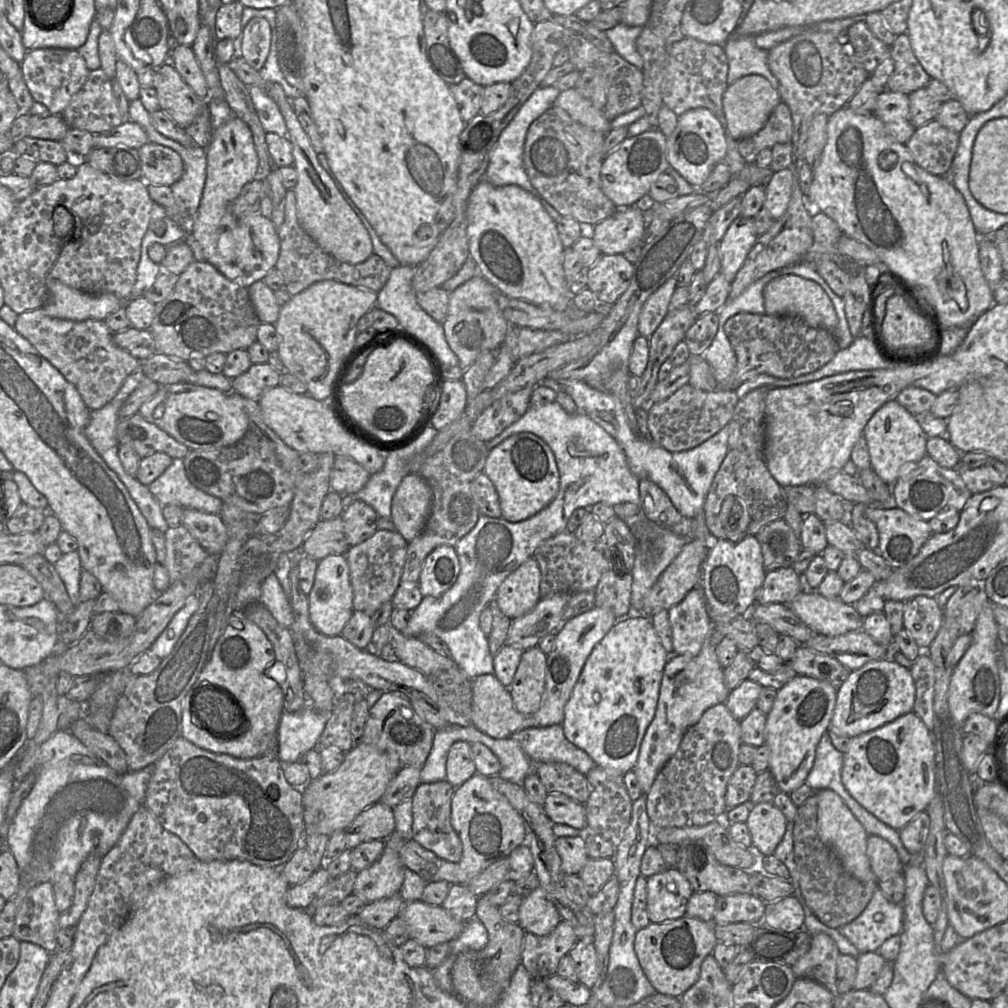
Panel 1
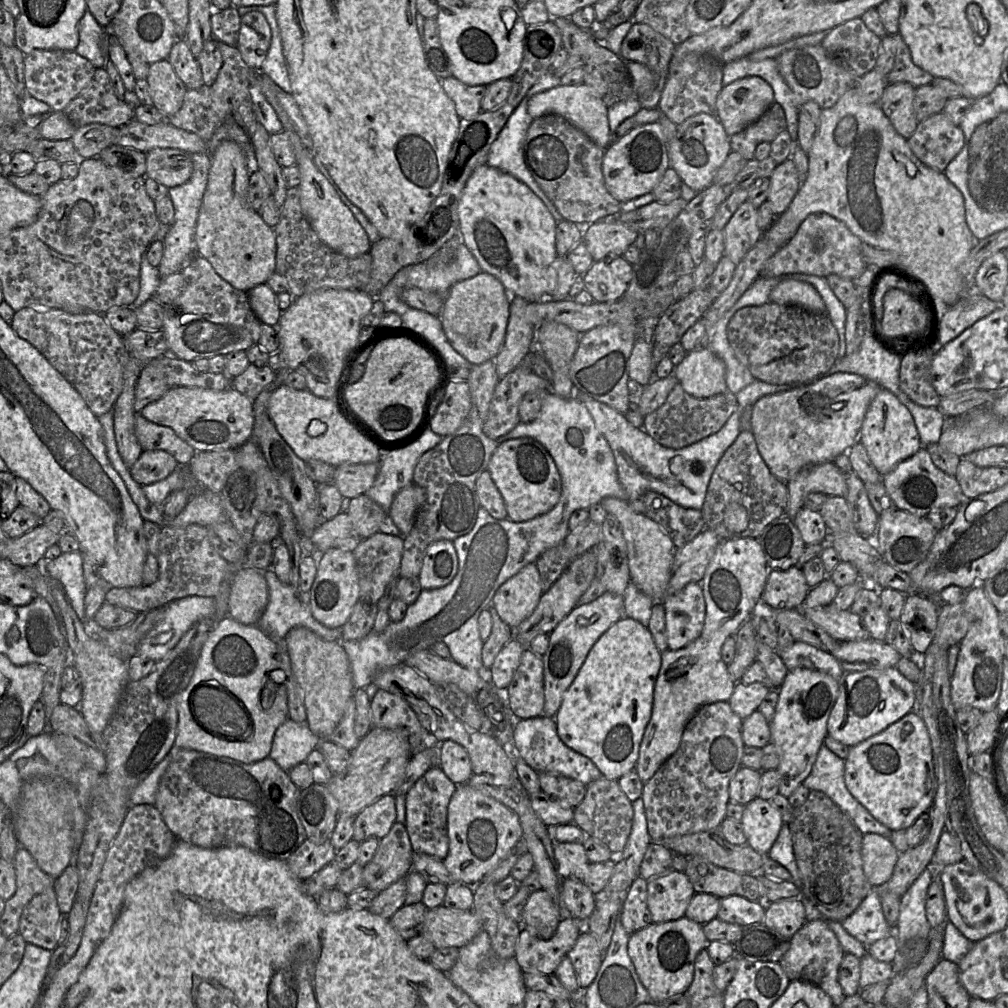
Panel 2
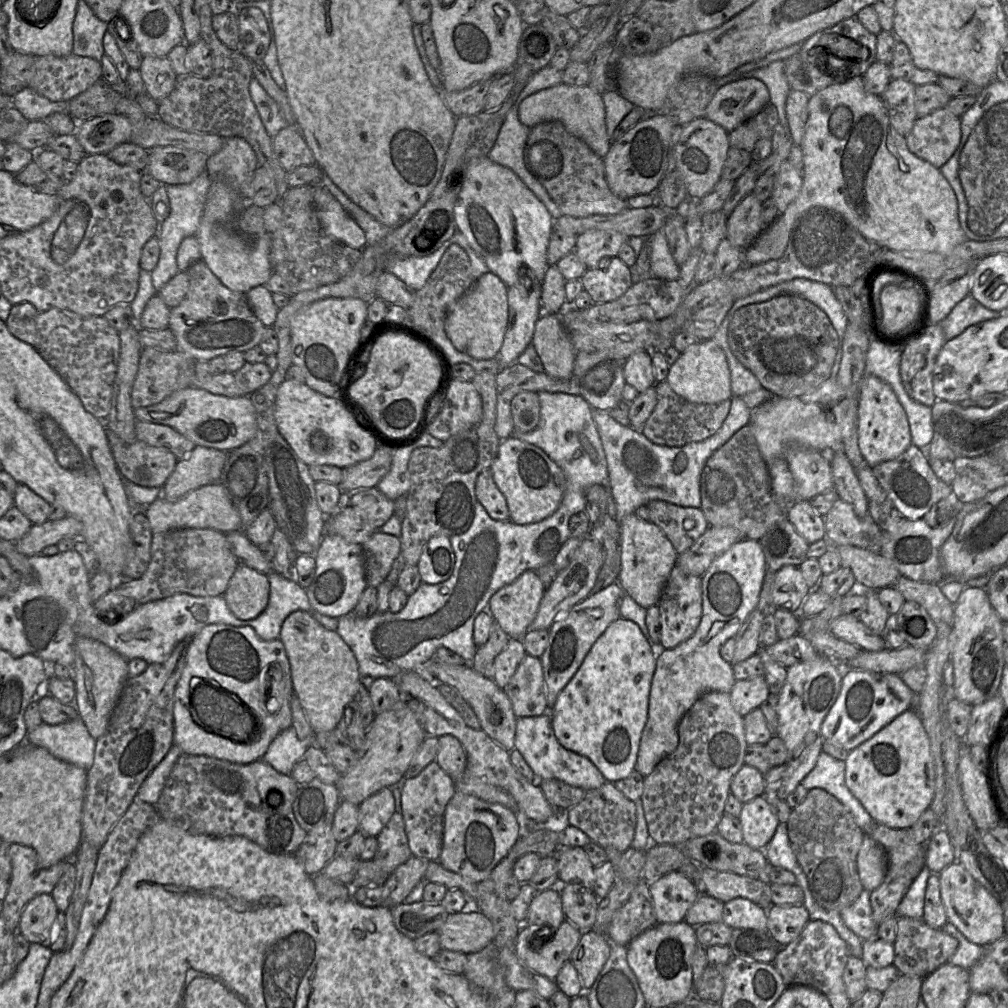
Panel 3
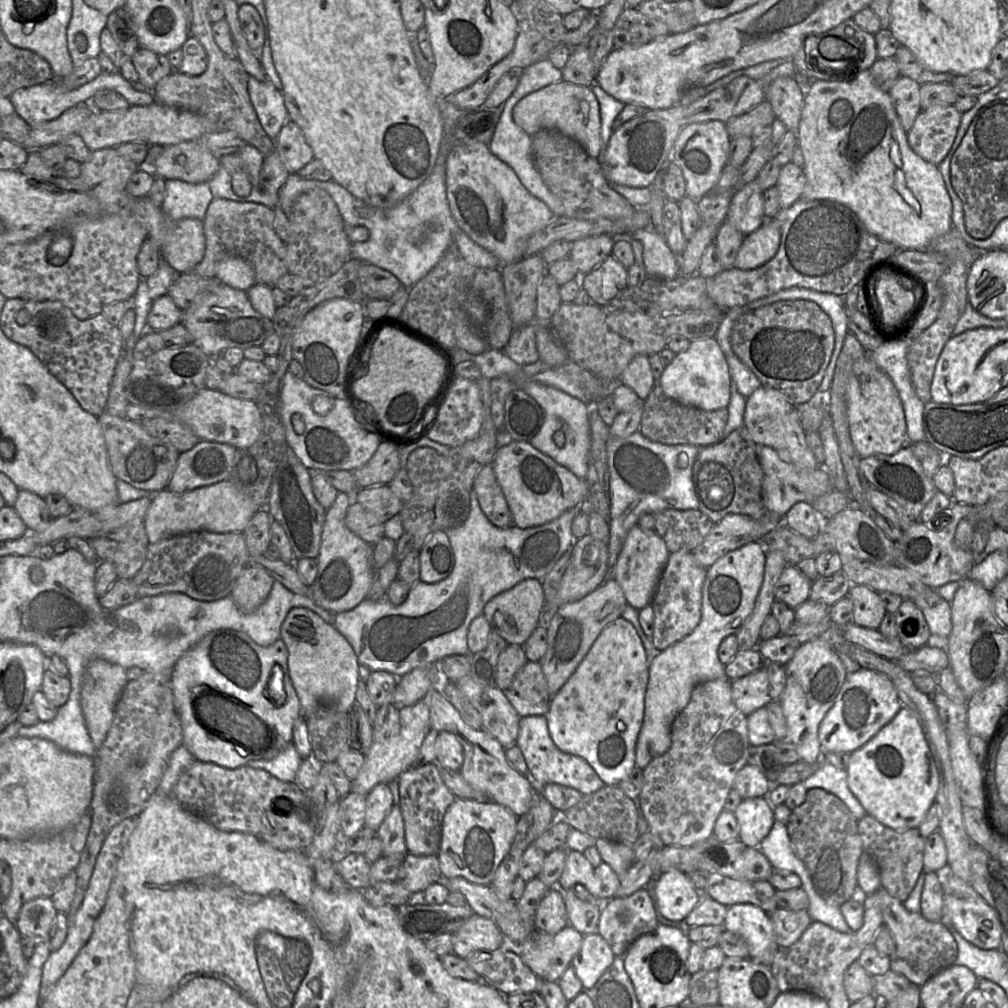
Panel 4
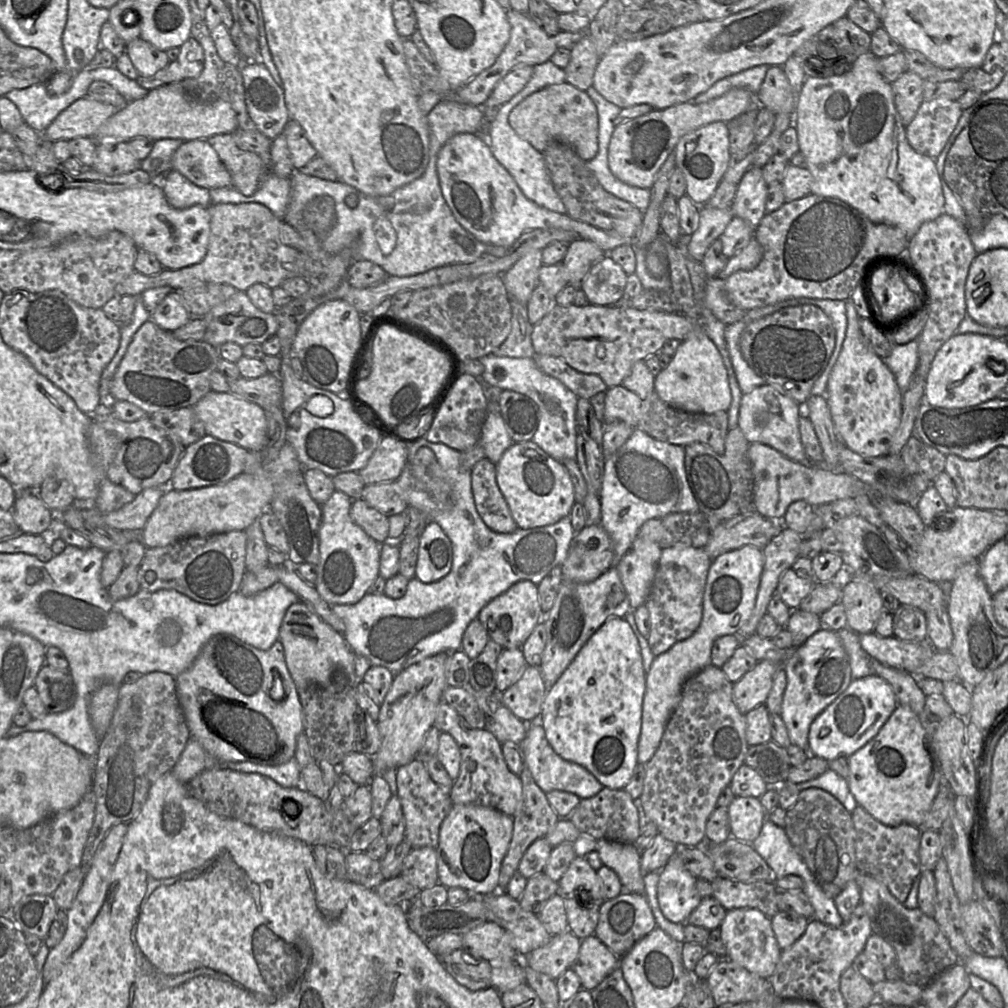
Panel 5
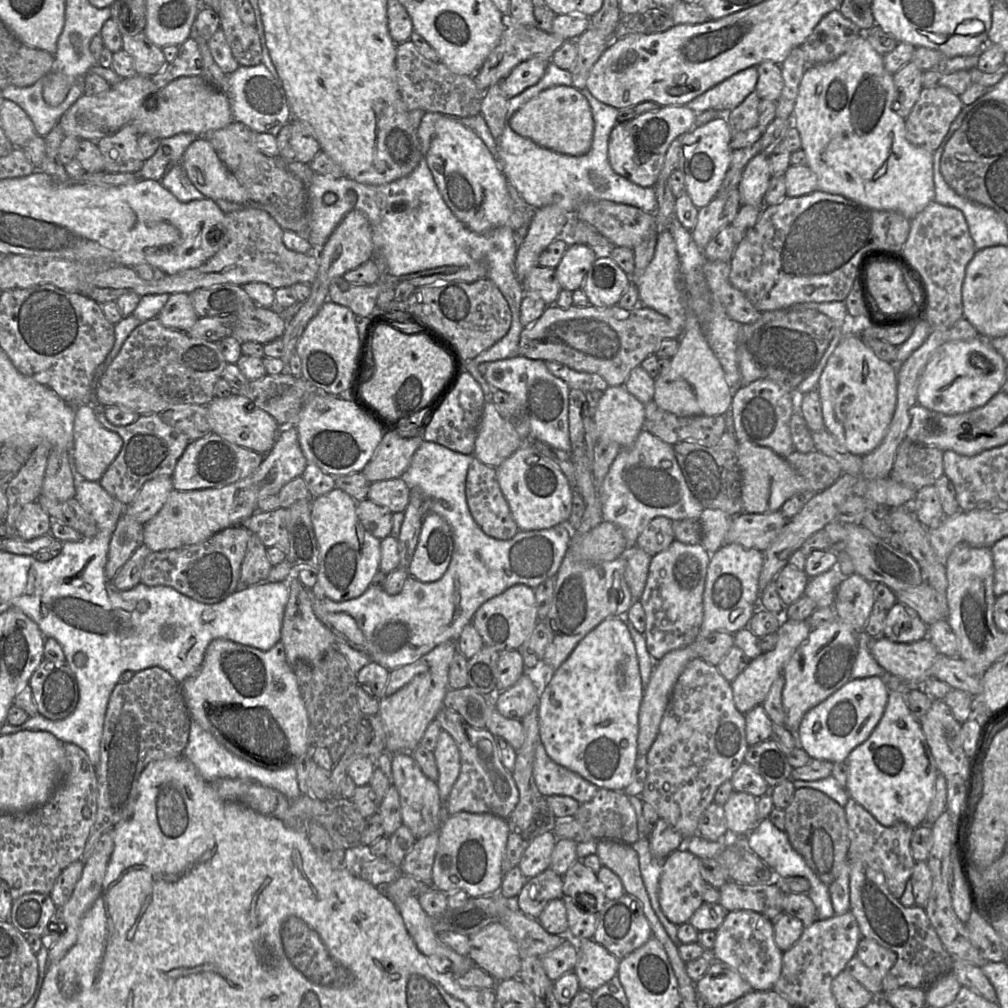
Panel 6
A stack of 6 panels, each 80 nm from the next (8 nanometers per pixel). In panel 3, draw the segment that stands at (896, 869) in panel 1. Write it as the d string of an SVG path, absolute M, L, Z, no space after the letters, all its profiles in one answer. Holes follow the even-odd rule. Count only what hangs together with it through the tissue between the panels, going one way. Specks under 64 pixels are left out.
M864 835L857 855L857 868L865 890L878 888L888 871L888 859L884 848L870 836Z

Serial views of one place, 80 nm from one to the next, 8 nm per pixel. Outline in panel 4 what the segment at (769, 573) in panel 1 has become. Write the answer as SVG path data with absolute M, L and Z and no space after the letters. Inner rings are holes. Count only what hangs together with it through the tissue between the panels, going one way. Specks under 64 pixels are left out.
M787 565L775 586L775 599L792 609L809 598L812 582L796 565Z

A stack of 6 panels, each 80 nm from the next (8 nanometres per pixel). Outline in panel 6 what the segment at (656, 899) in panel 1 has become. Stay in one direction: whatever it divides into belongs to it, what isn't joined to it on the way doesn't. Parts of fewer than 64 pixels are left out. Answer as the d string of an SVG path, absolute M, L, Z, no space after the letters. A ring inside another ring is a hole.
M678 848L663 860L658 899L665 917L677 926L689 922L694 912L704 902L703 892L707 883L700 871L700 859L687 849Z

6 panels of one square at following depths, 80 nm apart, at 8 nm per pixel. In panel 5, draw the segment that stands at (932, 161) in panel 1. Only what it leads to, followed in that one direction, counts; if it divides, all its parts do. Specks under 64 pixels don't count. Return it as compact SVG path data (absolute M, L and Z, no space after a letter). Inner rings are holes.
M948 98L923 101L913 120L905 127L910 146L918 153L936 159L954 131L962 111L958 101Z

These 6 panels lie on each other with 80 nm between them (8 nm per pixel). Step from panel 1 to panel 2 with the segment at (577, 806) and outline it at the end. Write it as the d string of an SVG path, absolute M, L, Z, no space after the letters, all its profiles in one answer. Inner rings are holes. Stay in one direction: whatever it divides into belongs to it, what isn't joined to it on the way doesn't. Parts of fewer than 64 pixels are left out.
M542 790L530 795L530 803L533 810L547 826L573 822L574 808Z

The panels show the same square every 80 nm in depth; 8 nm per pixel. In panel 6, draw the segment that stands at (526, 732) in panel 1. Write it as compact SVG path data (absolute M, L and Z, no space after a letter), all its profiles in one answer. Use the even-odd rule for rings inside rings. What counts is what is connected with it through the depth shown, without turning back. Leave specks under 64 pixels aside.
M540 741L534 755L533 778L544 797L563 795L575 799L580 804L590 801L599 789L578 773L555 763L547 755Z

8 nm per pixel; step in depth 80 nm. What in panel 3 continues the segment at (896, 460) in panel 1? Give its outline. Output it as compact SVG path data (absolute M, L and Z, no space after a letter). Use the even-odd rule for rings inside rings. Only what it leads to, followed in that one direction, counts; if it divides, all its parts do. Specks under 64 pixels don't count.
M865 375L859 388L857 413L858 446L865 462L874 467L893 460L911 445L909 422L891 386L873 375Z

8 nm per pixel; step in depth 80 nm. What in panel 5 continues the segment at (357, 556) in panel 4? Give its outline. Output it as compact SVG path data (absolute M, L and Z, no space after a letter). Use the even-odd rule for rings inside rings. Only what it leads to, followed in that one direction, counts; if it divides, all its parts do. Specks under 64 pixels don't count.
M338 490L321 505L320 557L314 587L329 605L357 603L369 592L379 575L381 544L353 522L350 517L351 505L352 498Z

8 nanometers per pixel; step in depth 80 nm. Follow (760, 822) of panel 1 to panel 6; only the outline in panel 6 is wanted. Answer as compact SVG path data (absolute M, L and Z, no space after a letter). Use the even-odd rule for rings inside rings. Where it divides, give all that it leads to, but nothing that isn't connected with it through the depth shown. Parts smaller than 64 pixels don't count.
M733 791L723 805L732 837L745 837L757 825L757 799L750 793Z

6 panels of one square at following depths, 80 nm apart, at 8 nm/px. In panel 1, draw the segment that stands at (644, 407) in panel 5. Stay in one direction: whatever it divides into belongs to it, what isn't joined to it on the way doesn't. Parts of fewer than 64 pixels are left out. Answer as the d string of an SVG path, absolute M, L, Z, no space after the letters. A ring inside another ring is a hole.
M686 384L667 399L647 406L651 440L669 452L693 449L729 423L737 402L738 397L734 391L718 388L707 392Z

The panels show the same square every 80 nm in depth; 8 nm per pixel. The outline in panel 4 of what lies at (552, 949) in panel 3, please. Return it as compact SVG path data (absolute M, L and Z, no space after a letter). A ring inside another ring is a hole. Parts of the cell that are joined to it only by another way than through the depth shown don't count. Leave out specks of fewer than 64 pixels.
M567 925L556 934L535 930L520 945L517 954L543 981L557 982L581 948L583 935Z

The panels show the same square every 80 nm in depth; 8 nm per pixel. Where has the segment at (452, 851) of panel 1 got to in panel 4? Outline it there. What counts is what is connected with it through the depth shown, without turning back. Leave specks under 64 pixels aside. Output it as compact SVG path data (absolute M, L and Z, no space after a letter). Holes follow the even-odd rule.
M433 762L418 767L411 766L398 777L398 786L408 852L417 856L437 855L444 815L456 799L443 782L438 764Z

